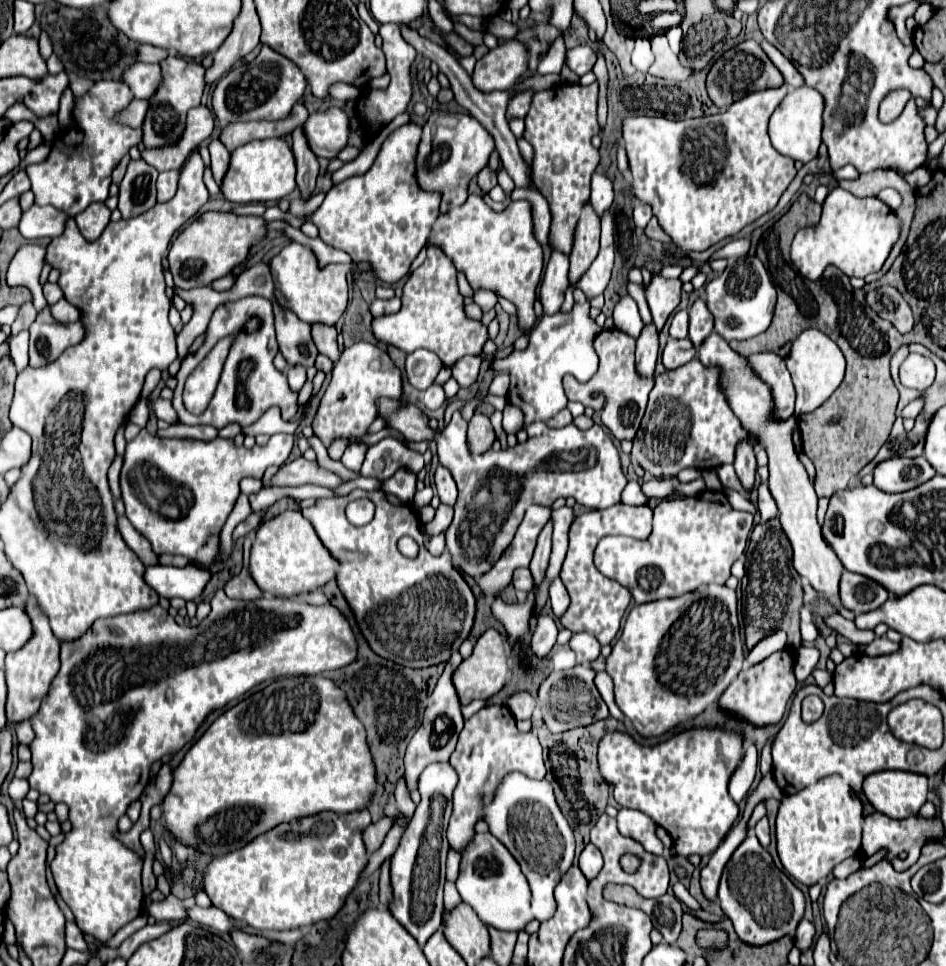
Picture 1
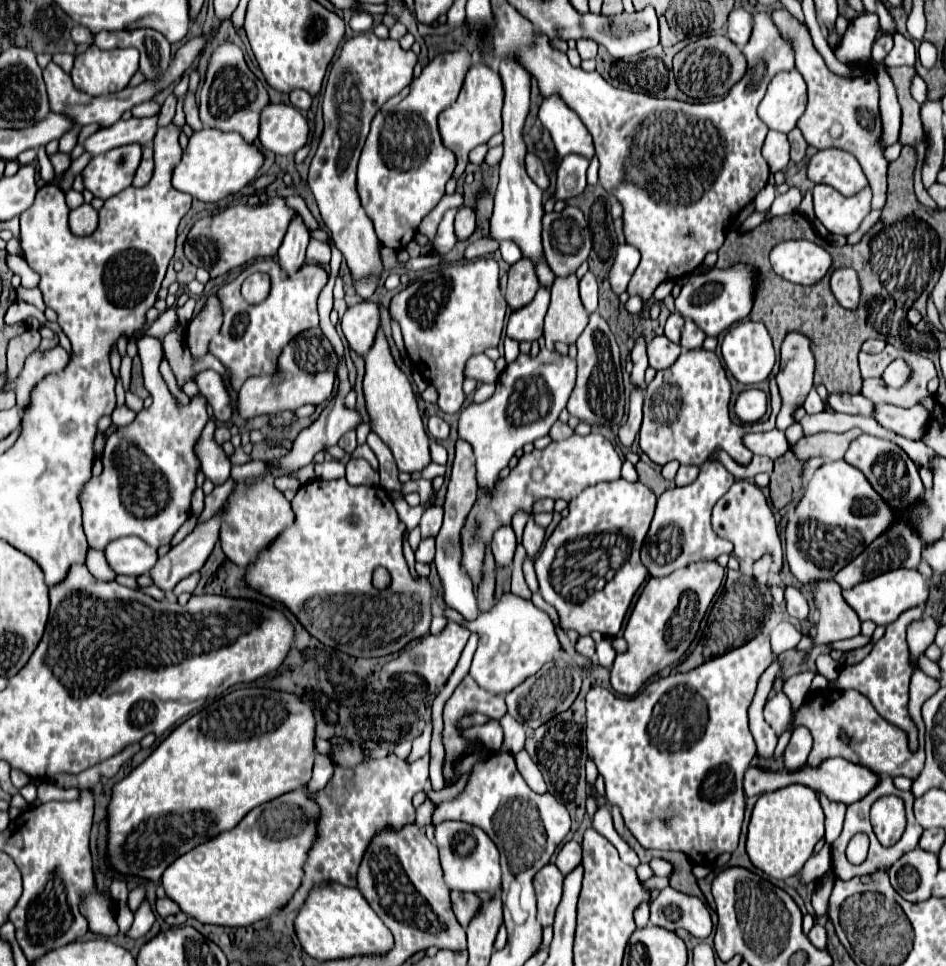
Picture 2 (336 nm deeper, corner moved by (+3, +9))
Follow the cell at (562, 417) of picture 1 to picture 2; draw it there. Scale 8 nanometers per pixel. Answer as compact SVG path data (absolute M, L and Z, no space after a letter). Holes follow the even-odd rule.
M557 421L553 427L551 427L551 439L553 441L563 441L563 439L569 439L571 435L575 435L575 431L567 425L567 423L561 423L561 421Z

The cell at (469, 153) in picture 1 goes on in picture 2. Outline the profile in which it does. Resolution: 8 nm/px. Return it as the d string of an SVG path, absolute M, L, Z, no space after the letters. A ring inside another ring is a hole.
M473 61L465 73L465 81L457 101L439 115L439 131L443 145L449 147L457 159L467 159L467 153L487 143L495 133L501 131L501 107L503 107L503 83L497 71L493 71L483 61Z

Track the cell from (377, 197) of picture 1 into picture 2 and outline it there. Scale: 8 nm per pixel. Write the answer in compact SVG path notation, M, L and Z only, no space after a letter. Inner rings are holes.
M451 51L437 55L427 67L423 67L421 75L415 77L411 85L403 89L403 93L389 99L371 121L371 131L359 157L357 191L367 217L375 225L375 233L379 241L391 249L399 251L407 247L407 243L415 237L417 225L421 223L423 215L427 215L427 211L431 211L431 207L439 203L439 199L445 193L445 183L453 175L455 155L441 141L437 129L437 115L457 99L469 65L471 65L471 55L467 55L467 51Z

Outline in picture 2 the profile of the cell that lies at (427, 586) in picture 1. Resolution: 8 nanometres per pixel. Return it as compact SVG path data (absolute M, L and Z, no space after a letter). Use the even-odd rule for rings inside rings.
M313 479L299 487L291 501L291 509L295 513L295 523L275 537L275 541L247 567L243 579L249 589L285 605L323 645L353 657L385 657L401 651L411 639L429 633L433 589L427 579L415 581L409 573L401 551L405 523L397 517L393 501L383 487L353 487L345 479ZM379 565L389 569L393 579L391 587L383 591L371 585L371 575Z

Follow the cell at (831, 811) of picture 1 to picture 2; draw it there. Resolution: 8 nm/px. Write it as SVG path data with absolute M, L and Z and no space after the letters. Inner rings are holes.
M789 785L757 799L747 833L747 855L751 863L773 879L787 879L801 871L811 857L815 843L825 835L825 815L815 791L803 785Z

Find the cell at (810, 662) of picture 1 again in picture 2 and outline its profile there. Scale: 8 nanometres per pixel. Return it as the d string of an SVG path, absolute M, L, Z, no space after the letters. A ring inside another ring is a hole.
M895 569L887 571L885 575L877 575L873 579L861 581L857 587L843 589L843 599L847 605L859 615L861 621L873 621L877 625L893 623L903 611L925 603L929 597L929 583L927 579L915 569Z

